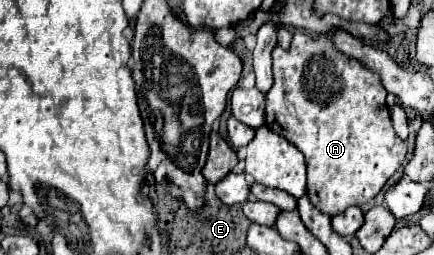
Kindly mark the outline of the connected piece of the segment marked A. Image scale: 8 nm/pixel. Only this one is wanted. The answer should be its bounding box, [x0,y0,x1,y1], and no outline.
[265,31,407,217]

